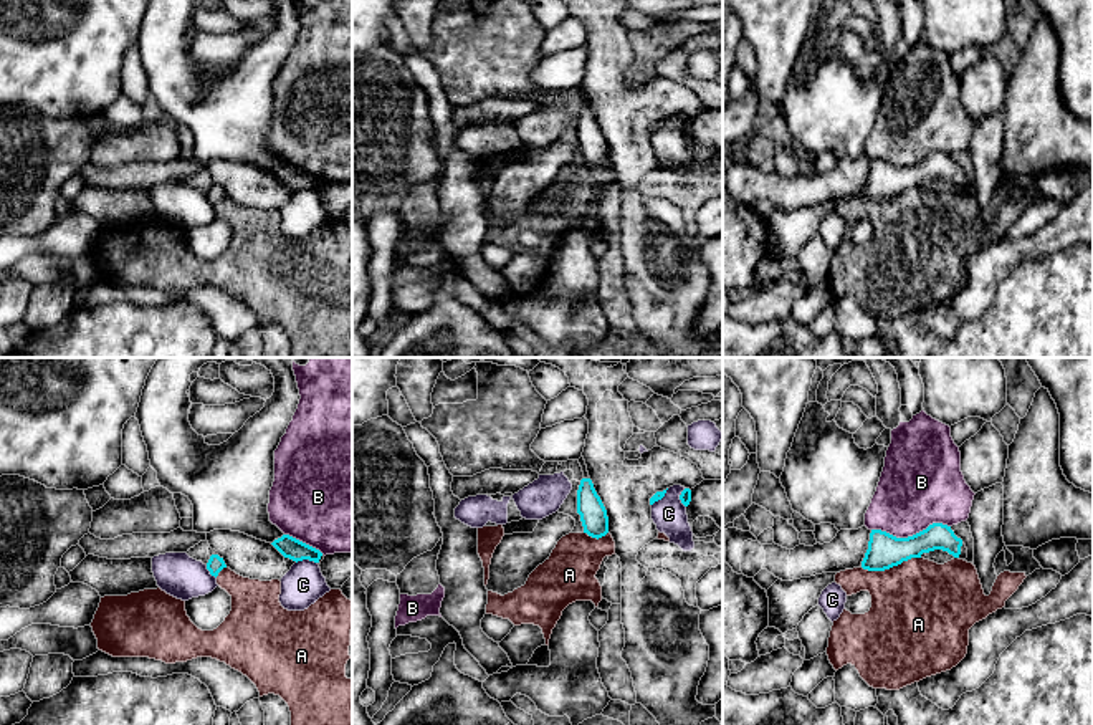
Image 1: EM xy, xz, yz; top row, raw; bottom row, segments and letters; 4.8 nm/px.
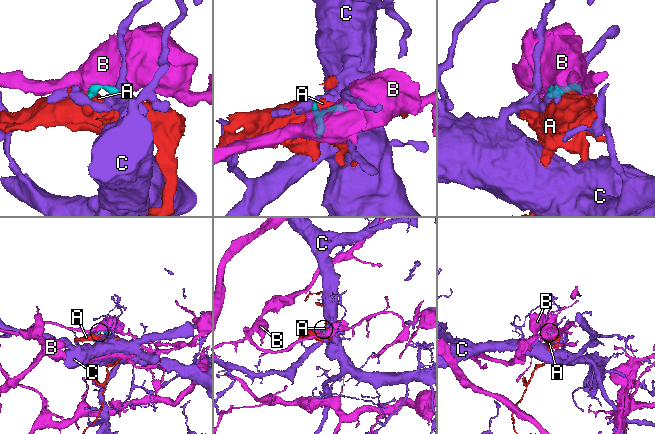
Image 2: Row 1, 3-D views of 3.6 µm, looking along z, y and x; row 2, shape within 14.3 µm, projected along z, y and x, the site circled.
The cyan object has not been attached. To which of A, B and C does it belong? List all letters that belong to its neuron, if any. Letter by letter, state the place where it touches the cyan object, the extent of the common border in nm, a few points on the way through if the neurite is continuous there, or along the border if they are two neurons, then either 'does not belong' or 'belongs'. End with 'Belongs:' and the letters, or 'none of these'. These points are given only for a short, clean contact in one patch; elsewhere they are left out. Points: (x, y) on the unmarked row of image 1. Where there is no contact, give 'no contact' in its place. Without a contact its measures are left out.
A: contact yz (890, 196); length 300 nm; border yz (920, 186), (911, 186), (883, 199), (862, 197); does not belong
B: contact yz (910, 166); length 380 nm; does not belong
C: contact xy (306, 187); length 100 nm; does not belong
Belongs: none of these

